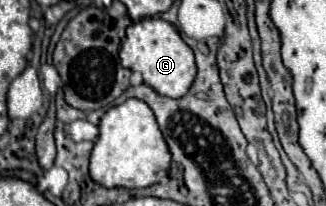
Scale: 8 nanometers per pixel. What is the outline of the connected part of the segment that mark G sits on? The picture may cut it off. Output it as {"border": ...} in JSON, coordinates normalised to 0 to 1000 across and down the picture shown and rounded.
{"border":[[[494,83],[433,92],[433,102],[396,121],[390,170],[371,199],[365,277],[371,277],[371,316],[383,335],[433,354],[439,393],[457,422],[469,422],[488,461],[506,461],[525,481],[561,471],[580,442],[580,422],[598,383],[598,354],[604,354],[592,248],[561,209],[543,141],[525,112],[500,102]]]}

